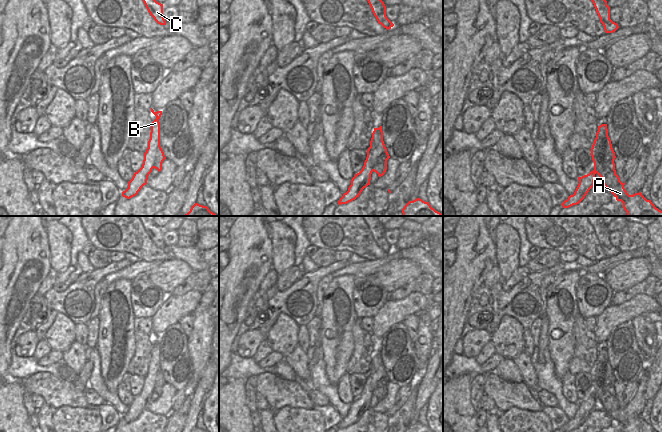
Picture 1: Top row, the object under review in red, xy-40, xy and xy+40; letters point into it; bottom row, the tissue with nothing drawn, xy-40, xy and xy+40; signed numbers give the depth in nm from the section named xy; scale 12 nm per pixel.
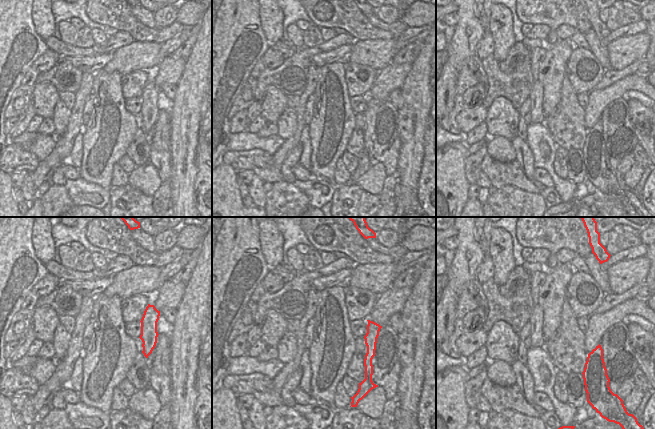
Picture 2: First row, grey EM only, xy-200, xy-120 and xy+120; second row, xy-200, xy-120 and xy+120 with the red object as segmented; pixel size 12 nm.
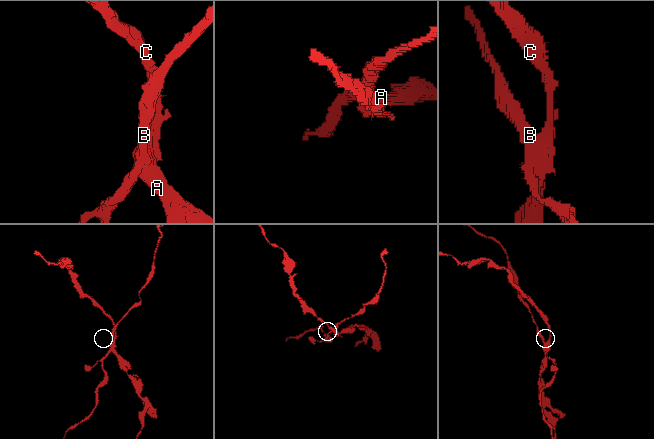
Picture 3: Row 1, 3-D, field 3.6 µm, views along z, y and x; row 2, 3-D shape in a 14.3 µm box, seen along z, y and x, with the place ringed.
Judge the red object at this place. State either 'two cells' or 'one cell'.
two cells

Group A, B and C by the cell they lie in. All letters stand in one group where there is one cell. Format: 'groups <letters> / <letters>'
groups A C / B

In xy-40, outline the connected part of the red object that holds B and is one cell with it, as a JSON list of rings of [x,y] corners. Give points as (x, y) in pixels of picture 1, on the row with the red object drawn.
[[[151,108],[151,112],[156,116],[156,119],[151,124],[148,148],[144,153],[142,167],[134,173],[132,179],[128,182],[128,188],[122,192],[122,196],[127,199],[136,196],[141,188],[147,184],[148,176],[152,172],[155,165],[156,156],[161,149],[159,119],[162,115],[162,111],[155,112]]]

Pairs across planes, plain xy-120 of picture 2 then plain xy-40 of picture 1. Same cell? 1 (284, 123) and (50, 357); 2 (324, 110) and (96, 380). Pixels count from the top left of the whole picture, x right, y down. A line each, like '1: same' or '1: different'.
1: different
2: different

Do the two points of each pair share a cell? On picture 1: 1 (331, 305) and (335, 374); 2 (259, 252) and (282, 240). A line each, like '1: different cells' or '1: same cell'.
1: same cell
2: different cells

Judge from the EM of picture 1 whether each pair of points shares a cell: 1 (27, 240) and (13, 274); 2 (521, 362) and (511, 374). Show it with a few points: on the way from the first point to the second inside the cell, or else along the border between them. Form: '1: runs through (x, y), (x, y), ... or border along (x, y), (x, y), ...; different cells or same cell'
1: runs through (25, 248), (25, 262), (21, 266); same cell
2: border along (512, 359), (523, 381); different cells

